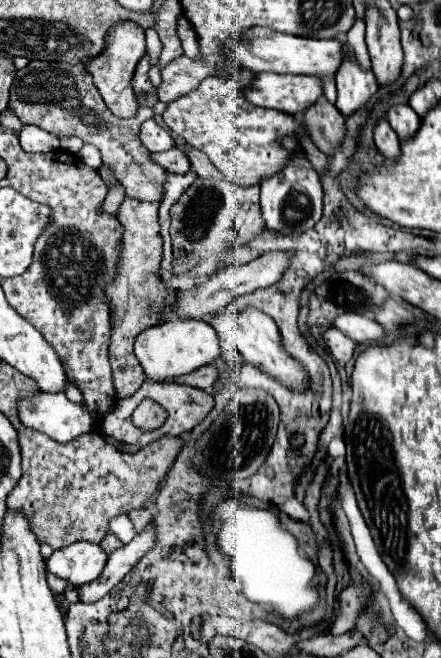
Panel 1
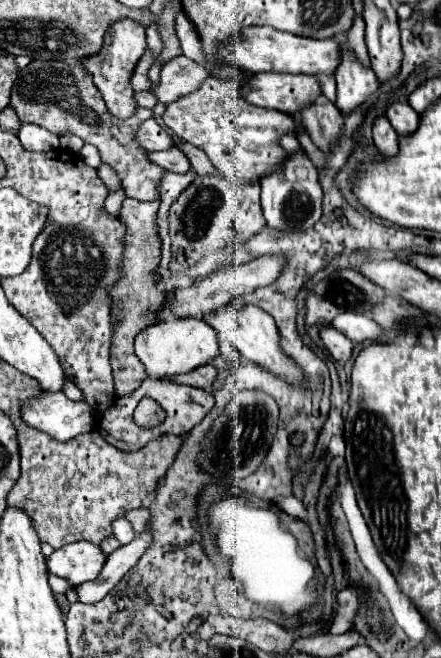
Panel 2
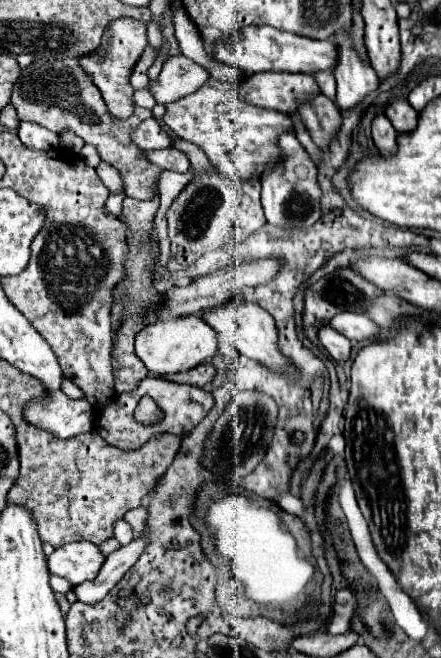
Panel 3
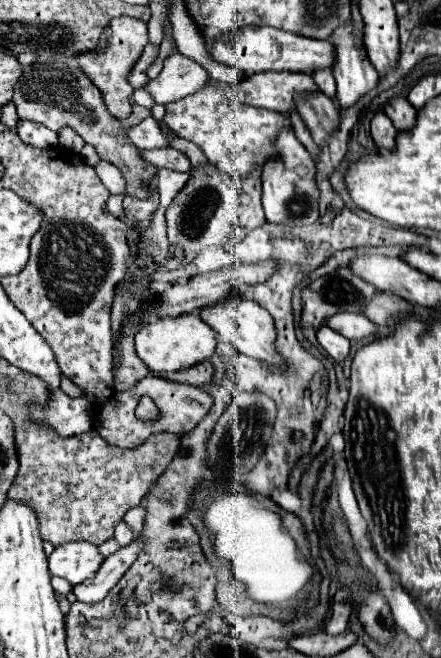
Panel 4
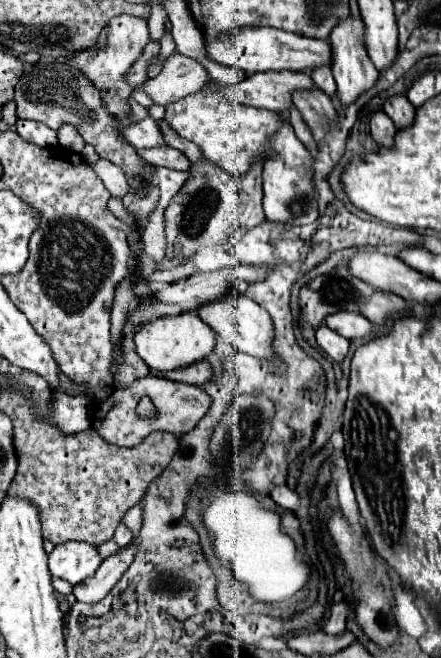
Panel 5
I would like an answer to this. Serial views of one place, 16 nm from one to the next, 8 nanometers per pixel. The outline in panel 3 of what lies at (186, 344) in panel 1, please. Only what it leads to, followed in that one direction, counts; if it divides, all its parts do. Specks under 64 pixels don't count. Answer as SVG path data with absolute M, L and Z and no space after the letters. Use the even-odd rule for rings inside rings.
M196 316L154 322L148 324L144 330L140 330L136 336L136 356L144 362L148 376L152 378L162 378L166 374L176 374L176 372L188 372L190 368L210 362L216 354L218 354L216 332L208 324L204 324L202 318Z

